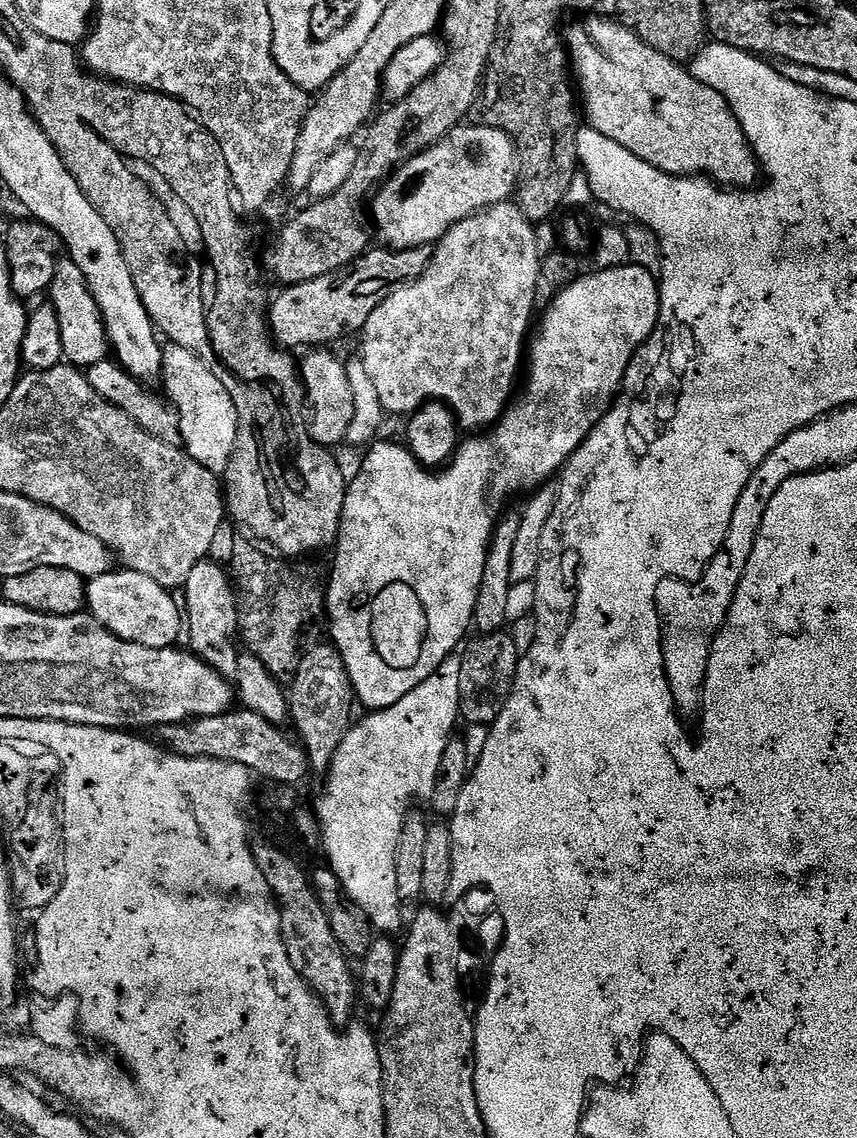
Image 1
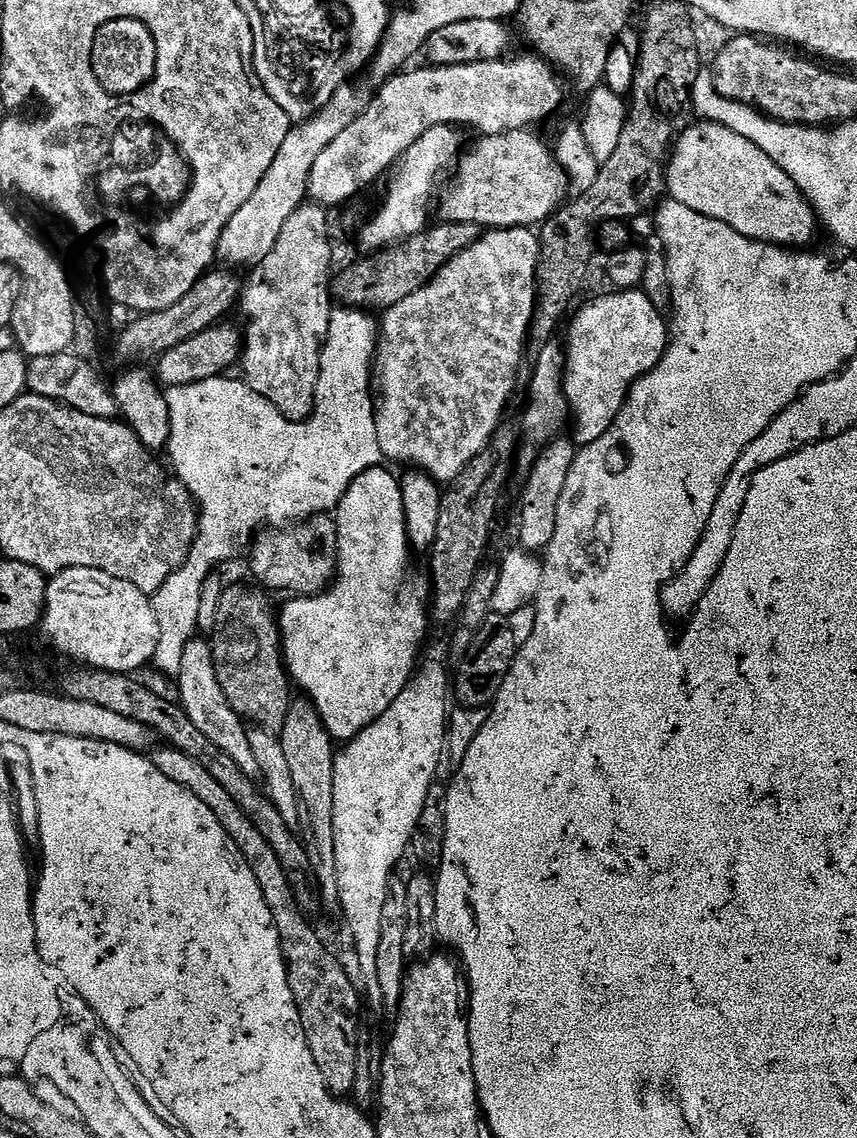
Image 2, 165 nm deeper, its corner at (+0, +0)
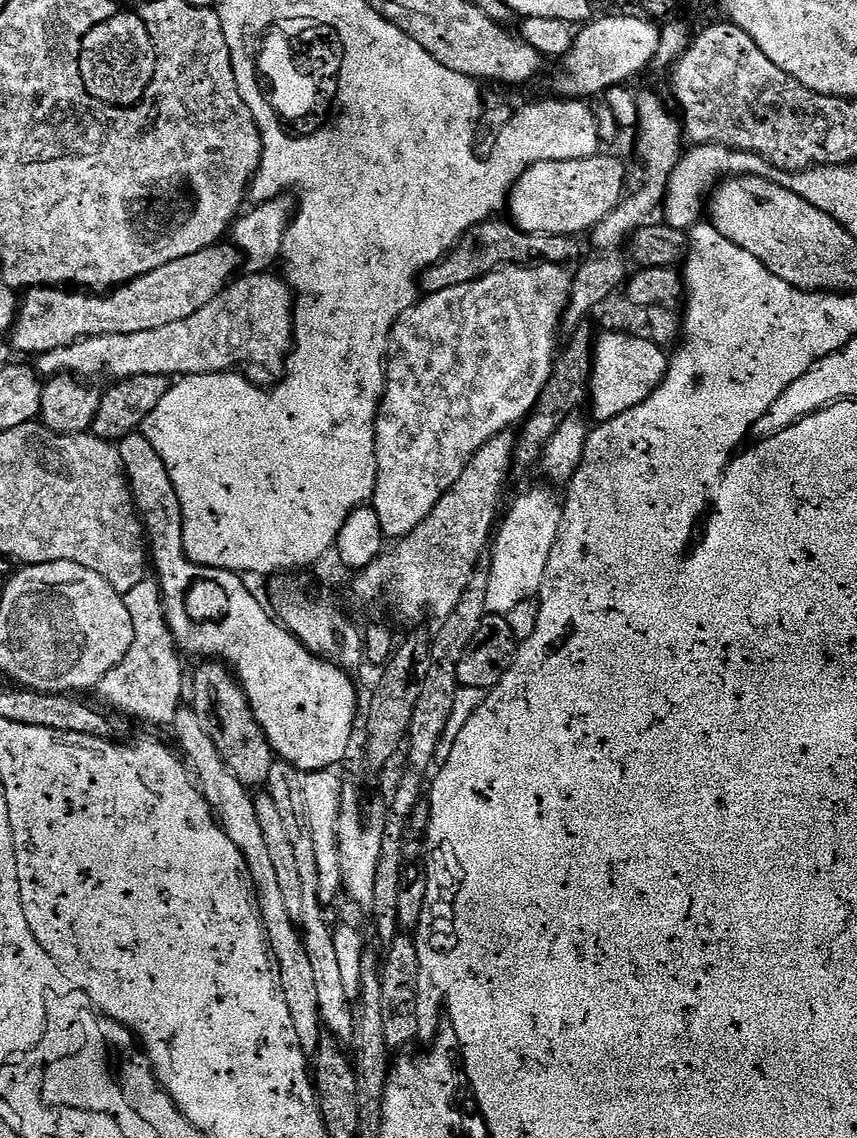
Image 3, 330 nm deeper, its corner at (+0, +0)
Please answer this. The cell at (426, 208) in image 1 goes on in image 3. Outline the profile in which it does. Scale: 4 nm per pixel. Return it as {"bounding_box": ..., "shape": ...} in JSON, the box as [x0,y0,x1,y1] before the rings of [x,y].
{"bounding_box":[506,154,628,236],"shape":[[[597,154],[590,158],[578,158],[577,160],[543,160],[534,166],[527,168],[518,178],[518,182],[512,187],[512,195],[508,197],[506,205],[507,211],[512,211],[510,215],[511,223],[515,224],[523,232],[537,232],[538,234],[550,234],[551,236],[576,236],[580,232],[587,233],[595,228],[598,222],[602,222],[602,218],[606,218],[606,214],[610,214],[610,210],[614,210],[614,206],[618,206],[626,195],[626,187],[624,183],[628,180],[628,172],[624,169],[624,164],[616,156],[604,156],[605,154]]]}

